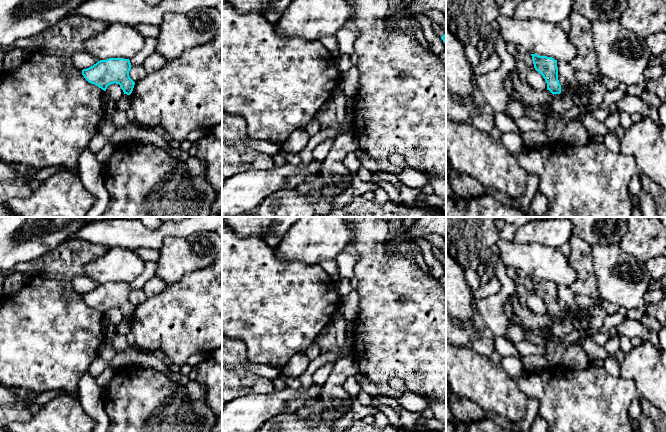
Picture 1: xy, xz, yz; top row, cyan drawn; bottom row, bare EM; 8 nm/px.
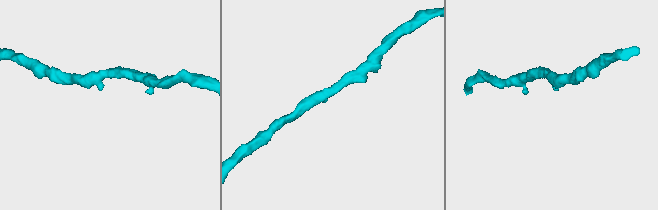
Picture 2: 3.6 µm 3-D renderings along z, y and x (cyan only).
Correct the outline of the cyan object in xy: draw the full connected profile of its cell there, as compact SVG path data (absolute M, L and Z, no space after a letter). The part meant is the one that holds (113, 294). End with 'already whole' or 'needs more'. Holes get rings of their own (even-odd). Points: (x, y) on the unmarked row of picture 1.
M109 282L100 284L93 290L83 293L82 299L91 308L94 308L106 315L111 308L119 308L124 318L130 319L135 306L130 302L131 293L129 283Z | already whole

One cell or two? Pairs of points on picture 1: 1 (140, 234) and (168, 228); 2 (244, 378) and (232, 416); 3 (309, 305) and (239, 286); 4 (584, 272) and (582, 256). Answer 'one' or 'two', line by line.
1: one
2: two
3: one
4: one

